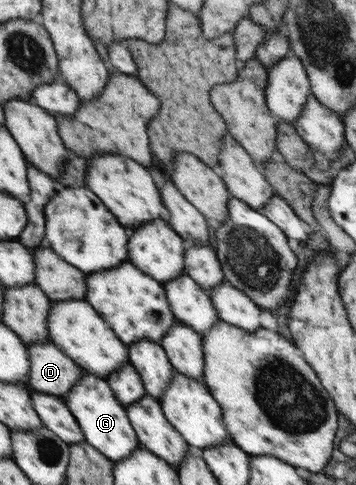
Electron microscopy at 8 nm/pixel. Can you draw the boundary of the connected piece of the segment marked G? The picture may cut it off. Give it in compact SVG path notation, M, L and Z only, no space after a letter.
M88 373L82 374L82 382L77 382L77 384L78 386L74 386L65 394L63 401L70 414L77 419L78 426L81 427L84 435L84 441L115 463L130 456L140 446L140 443L129 423L125 407L113 394L109 383Z

